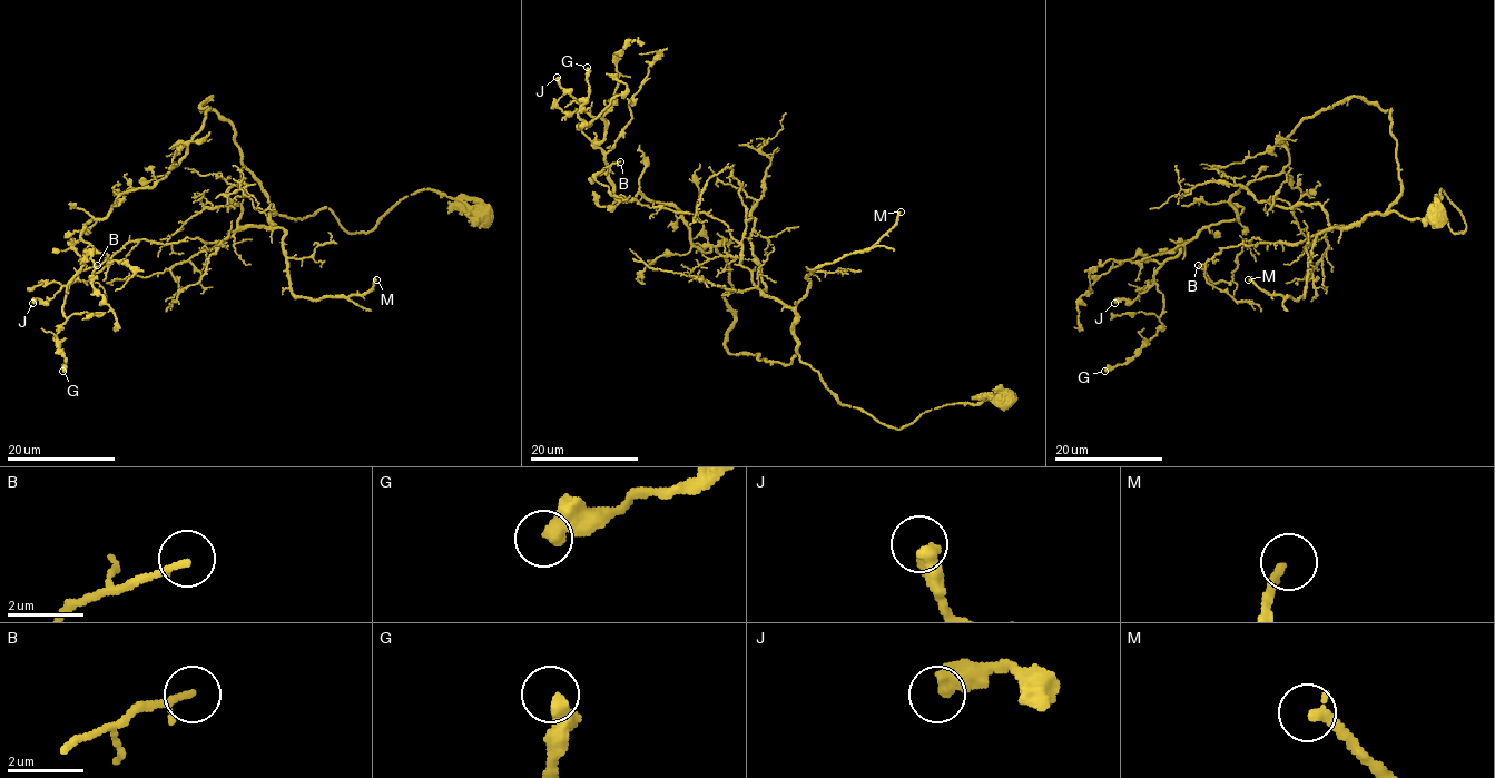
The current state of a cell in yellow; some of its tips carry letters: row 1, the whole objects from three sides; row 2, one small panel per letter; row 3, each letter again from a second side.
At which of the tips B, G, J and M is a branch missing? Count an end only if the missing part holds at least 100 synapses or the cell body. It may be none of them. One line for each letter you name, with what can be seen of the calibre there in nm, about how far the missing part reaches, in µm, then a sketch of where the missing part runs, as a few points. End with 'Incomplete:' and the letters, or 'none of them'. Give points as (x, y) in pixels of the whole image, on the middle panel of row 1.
Incomplete: none of them

